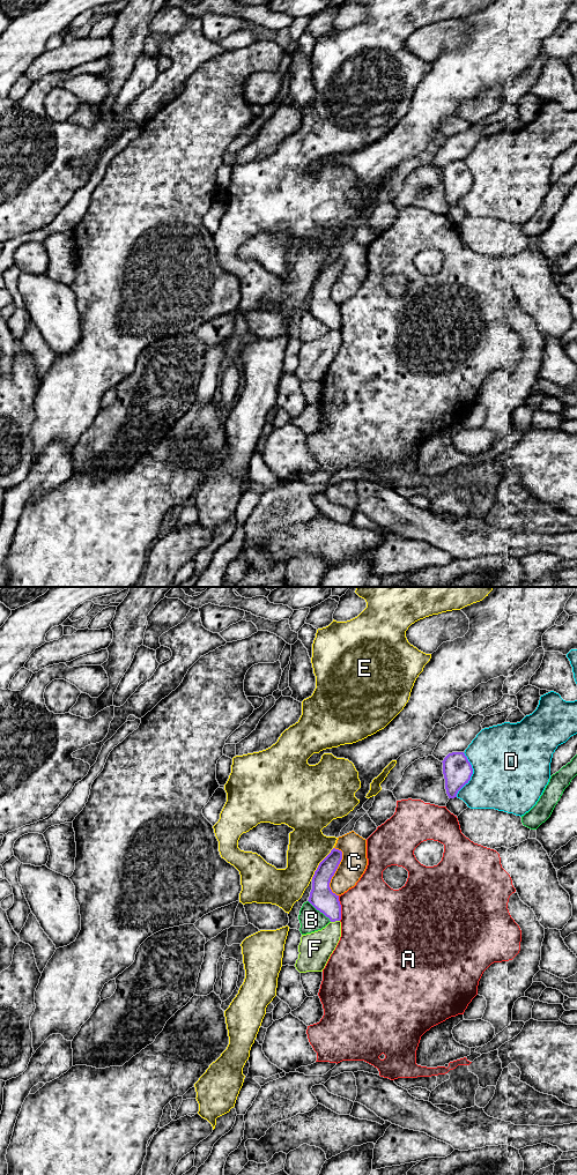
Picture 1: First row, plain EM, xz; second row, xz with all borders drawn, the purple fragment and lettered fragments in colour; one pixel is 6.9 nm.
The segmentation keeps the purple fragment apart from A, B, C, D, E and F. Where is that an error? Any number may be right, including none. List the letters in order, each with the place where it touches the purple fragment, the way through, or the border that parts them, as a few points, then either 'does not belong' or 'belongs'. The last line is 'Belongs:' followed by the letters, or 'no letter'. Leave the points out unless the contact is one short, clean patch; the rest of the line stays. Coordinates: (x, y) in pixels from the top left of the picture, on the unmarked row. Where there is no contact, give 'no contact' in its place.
A: xz (340, 317) | does not belong
B: xz (319, 319) | along xz (308, 309), (331, 329) | does not belong
C: xz (335, 279) | does not belong
D: xz (472, 181) | does not belong
E: xz (319, 272) | does not belong
F: xz (334, 329) | across xz (322, 306), (331, 315), (334, 329), (333, 339), (315, 357) | belongs
Belongs: F

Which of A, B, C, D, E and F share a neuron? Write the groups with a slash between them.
A / B / C / D / E / F

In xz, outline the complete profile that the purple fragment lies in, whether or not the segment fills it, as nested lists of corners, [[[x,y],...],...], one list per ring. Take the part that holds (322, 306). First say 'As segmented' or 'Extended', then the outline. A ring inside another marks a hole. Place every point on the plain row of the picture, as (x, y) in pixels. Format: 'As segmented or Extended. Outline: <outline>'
Extended. Outline: [[[333,256],[319,272],[312,285],[312,298],[308,310],[331,330],[321,339],[302,343],[295,372],[299,381],[323,380],[340,349],[341,313],[330,291],[341,268],[342,260]]]

